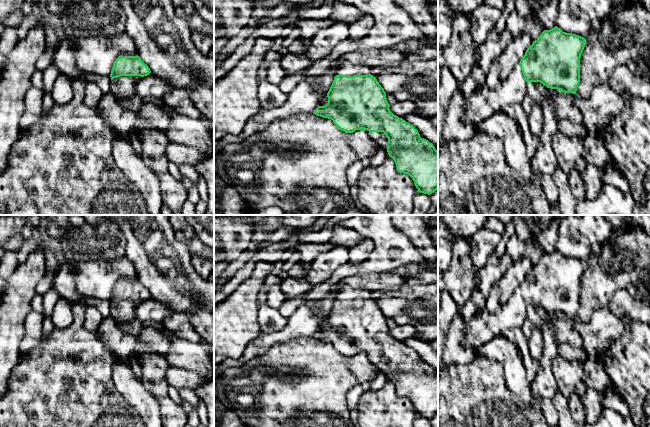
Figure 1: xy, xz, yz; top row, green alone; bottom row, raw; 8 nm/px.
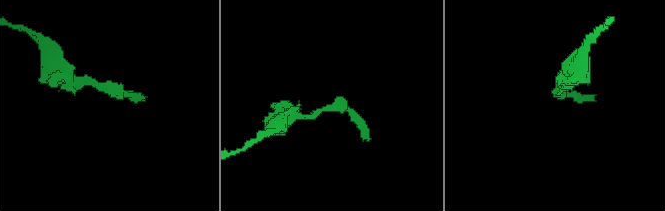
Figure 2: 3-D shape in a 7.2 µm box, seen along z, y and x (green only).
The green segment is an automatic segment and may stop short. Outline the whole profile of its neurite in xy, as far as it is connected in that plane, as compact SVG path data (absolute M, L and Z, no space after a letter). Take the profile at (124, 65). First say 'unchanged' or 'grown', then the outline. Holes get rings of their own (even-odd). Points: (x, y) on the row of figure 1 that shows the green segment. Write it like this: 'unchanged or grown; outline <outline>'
grown; outline M138 55L119 56L110 74L111 93L119 98L134 97L137 82L150 73L150 68Z

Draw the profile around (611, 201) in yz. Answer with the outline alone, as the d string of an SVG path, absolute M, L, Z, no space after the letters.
M605 184L596 199L585 198L577 202L576 215L634 215L634 205L635 202L630 192L623 193L618 188Z

